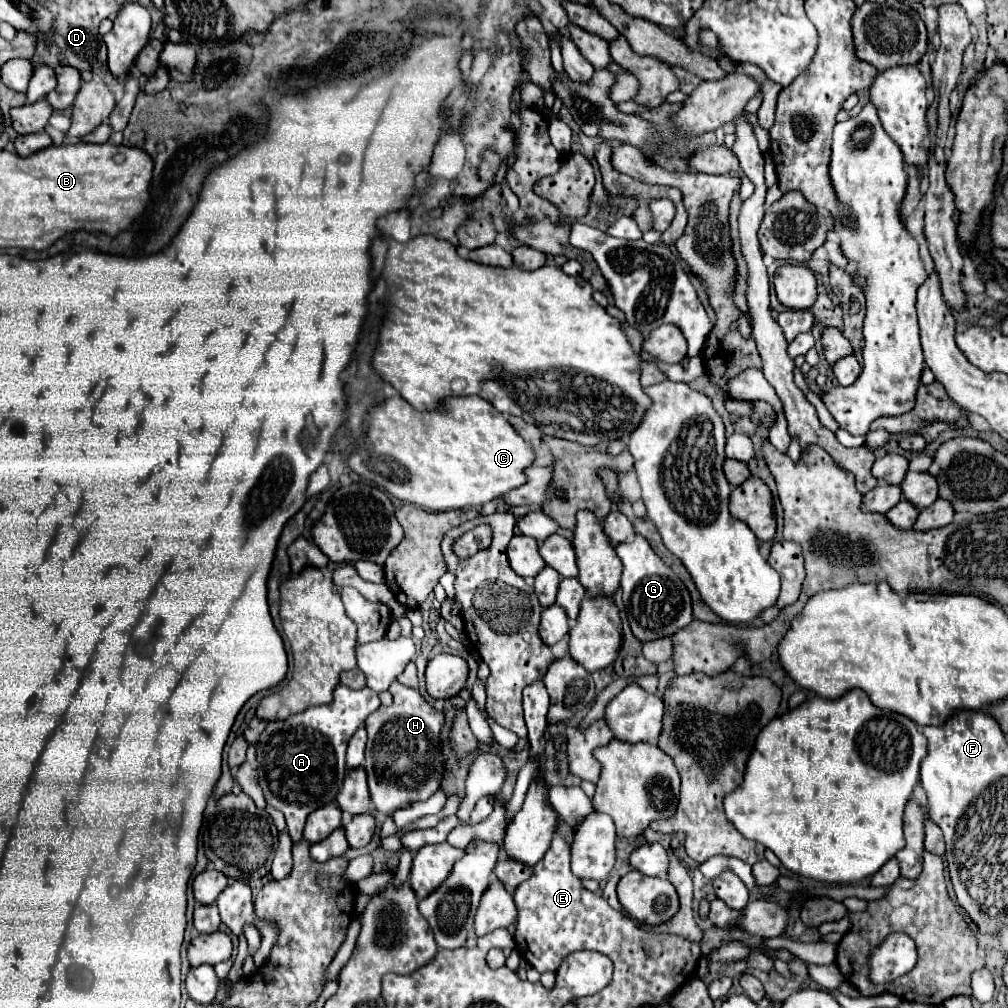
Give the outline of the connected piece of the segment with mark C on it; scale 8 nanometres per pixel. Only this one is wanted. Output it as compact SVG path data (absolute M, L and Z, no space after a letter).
M476 395L448 399L448 413L420 413L406 399L390 397L386 399L386 403L374 407L370 415L372 419L368 437L364 437L364 447L350 455L348 465L352 467L352 471L374 481L396 499L420 505L428 511L450 511L486 505L492 499L502 497L510 489L522 487L526 483L524 471L536 461L532 445L528 445L516 433L506 415L502 415L488 401Z

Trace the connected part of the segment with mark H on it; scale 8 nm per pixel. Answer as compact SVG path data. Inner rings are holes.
M394 681L388 691L394 697L392 705L378 707L366 719L368 745L364 763L372 801L376 809L386 815L410 803L426 801L438 791L444 773L440 755L440 727L444 723L444 715L426 703L418 689Z

